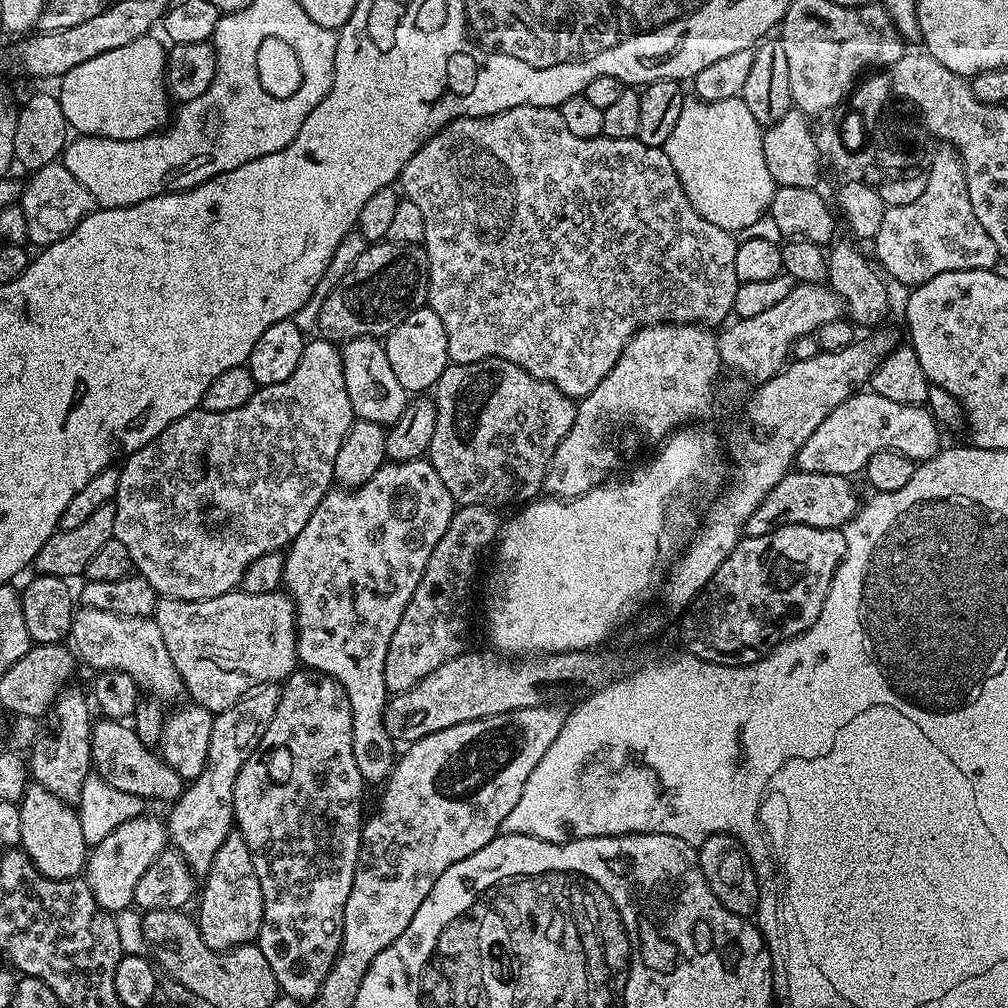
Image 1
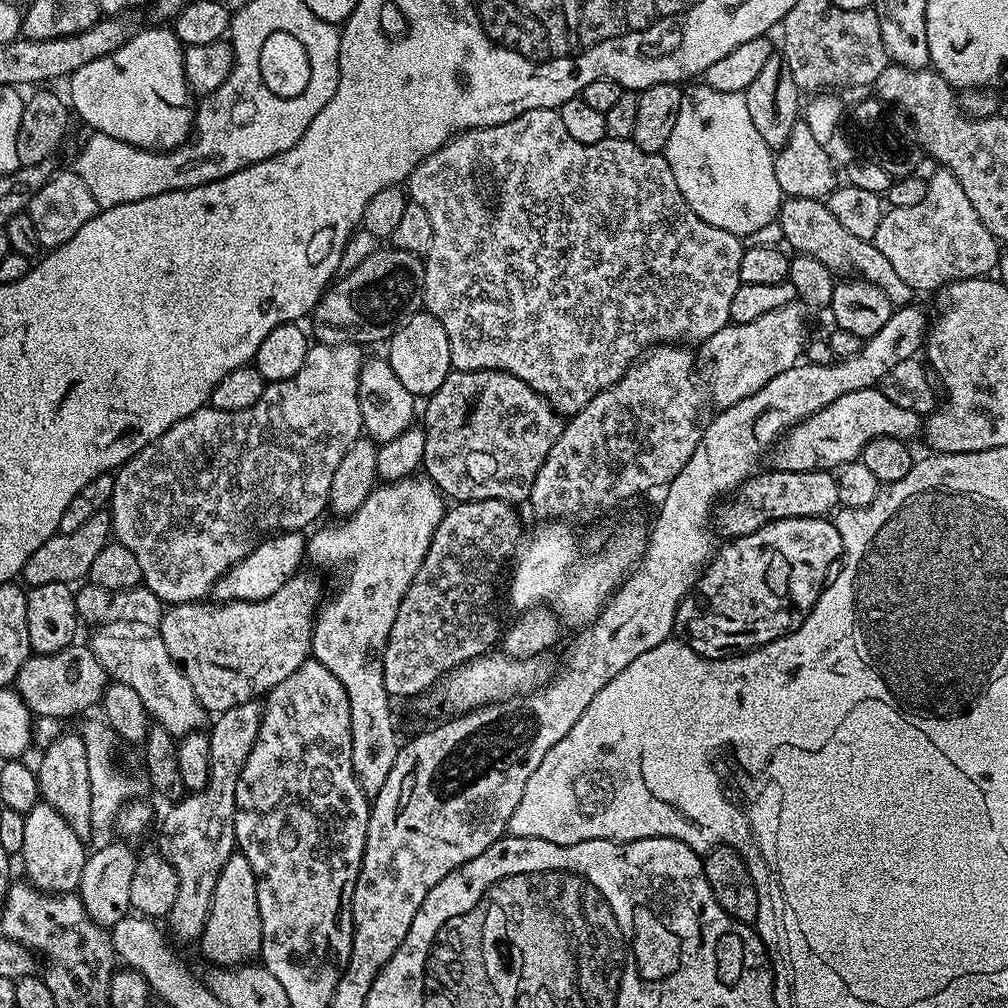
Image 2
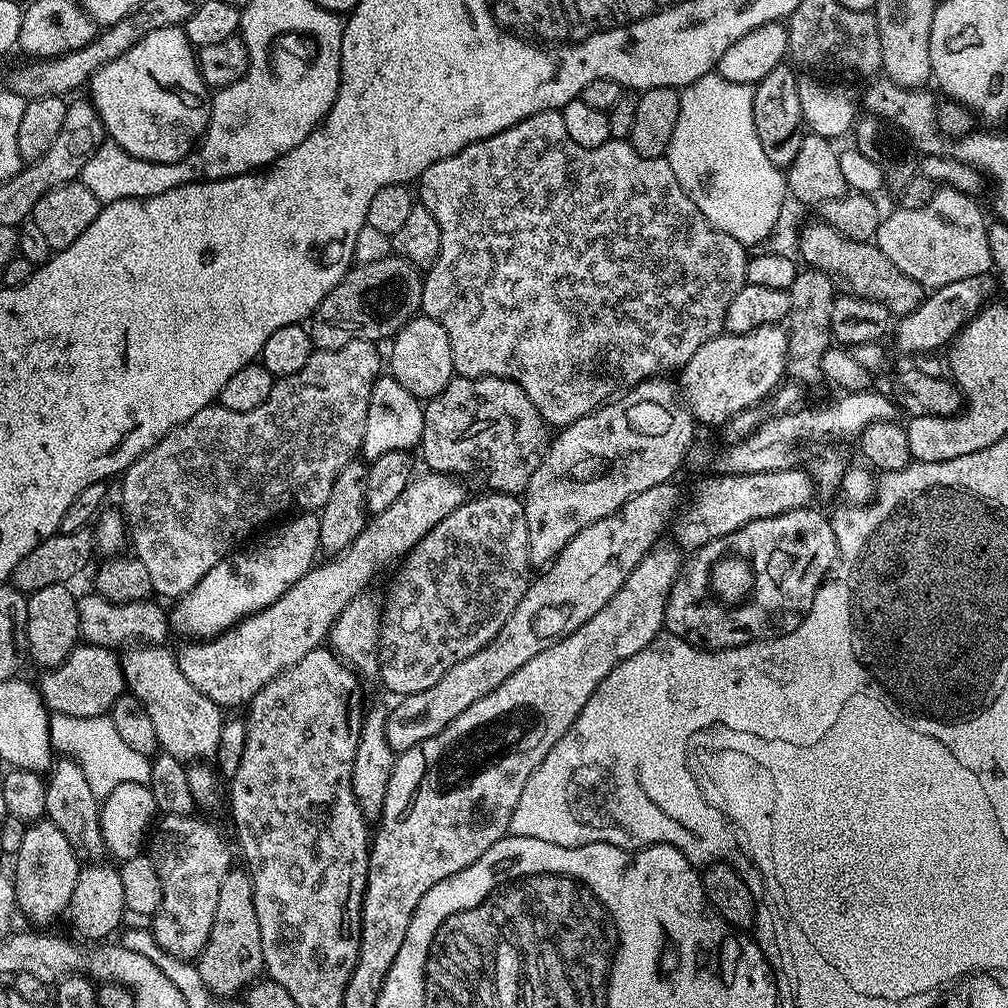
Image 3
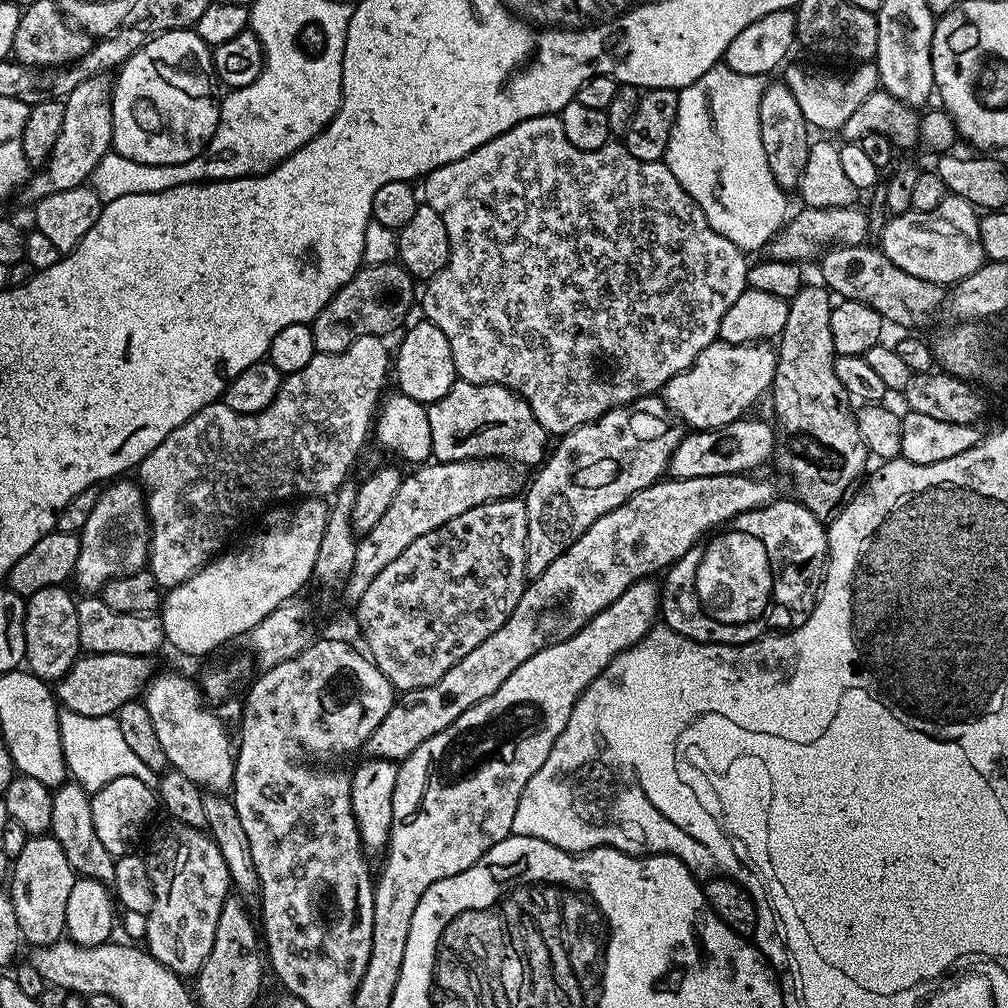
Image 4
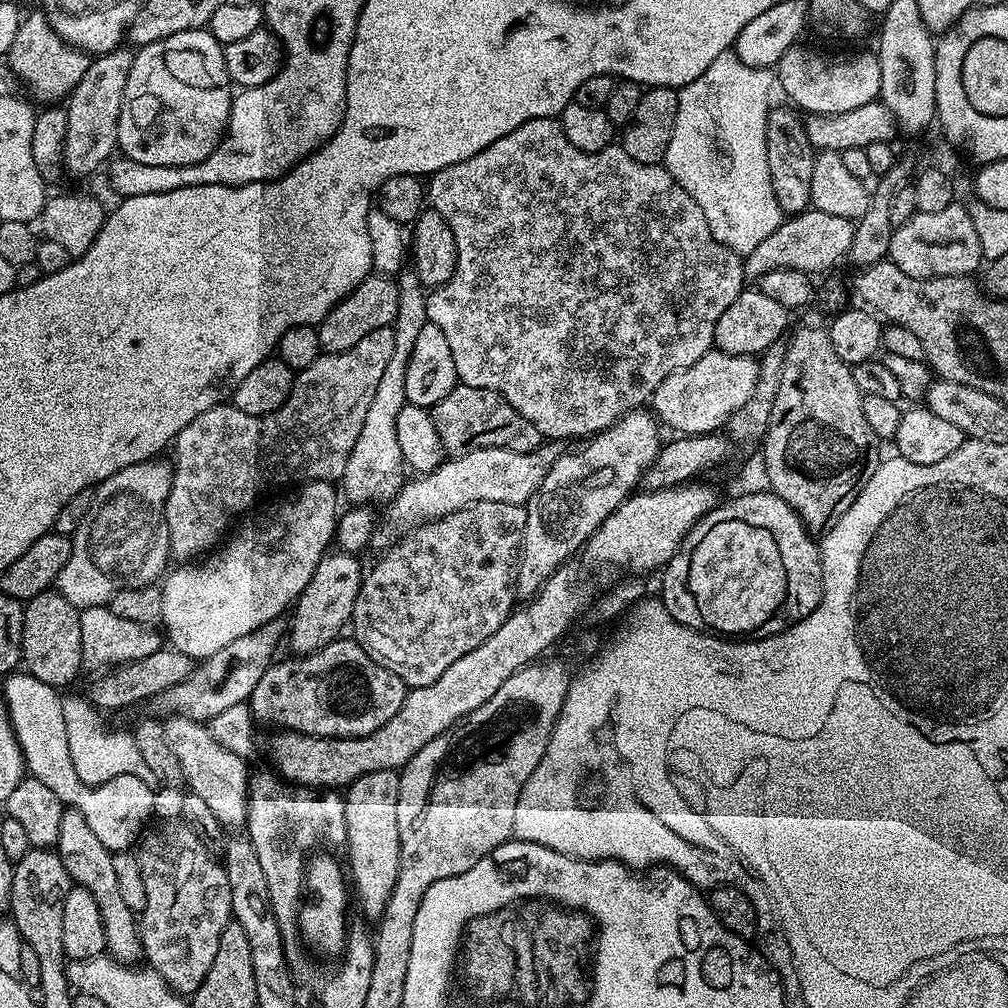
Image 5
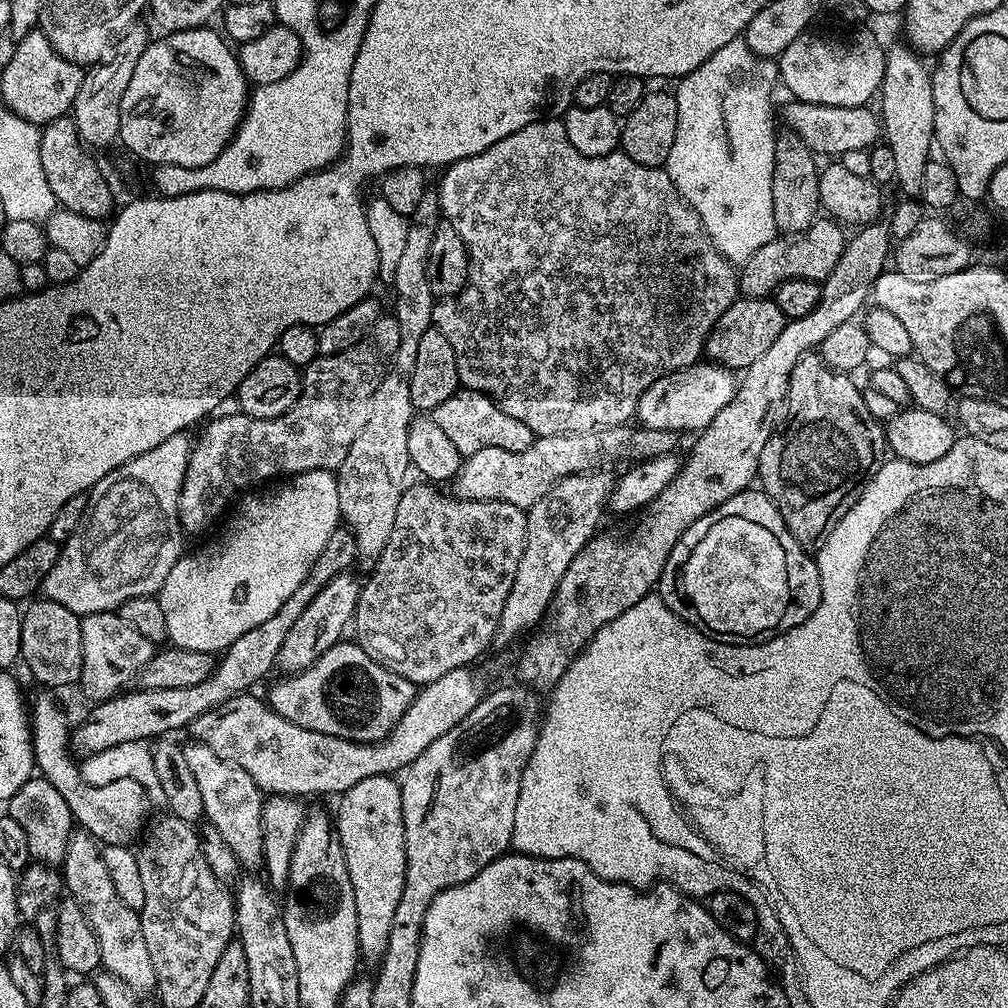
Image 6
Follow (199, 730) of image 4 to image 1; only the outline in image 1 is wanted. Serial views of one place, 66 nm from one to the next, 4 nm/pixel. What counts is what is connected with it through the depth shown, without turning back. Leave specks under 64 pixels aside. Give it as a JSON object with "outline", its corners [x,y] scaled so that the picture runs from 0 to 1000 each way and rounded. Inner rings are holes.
{"outline":[[[76,602],[71,609],[71,626],[69,628],[70,642],[74,650],[80,656],[83,655],[95,667],[108,667],[109,665],[121,665],[133,673],[133,677],[148,691],[156,695],[175,694],[184,689],[183,678],[173,665],[173,657],[169,657],[169,648],[165,645],[165,637],[161,637],[161,628],[157,626],[157,617],[151,611],[130,611],[129,609],[113,609],[105,605],[93,605],[92,603]]]}

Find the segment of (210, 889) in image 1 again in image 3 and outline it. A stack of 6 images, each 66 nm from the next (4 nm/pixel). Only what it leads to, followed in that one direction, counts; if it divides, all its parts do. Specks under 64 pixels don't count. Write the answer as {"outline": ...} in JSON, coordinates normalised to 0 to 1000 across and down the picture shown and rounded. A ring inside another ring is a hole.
{"outline":[[[231,860],[224,867],[224,871],[220,871],[220,879],[216,883],[216,899],[212,903],[212,919],[208,919],[208,931],[193,953],[200,972],[207,980],[209,987],[214,990],[234,987],[237,989],[243,981],[255,974],[257,964],[263,963],[260,950],[260,926],[256,923],[256,903],[252,903],[250,870],[241,860],[237,860]]]}

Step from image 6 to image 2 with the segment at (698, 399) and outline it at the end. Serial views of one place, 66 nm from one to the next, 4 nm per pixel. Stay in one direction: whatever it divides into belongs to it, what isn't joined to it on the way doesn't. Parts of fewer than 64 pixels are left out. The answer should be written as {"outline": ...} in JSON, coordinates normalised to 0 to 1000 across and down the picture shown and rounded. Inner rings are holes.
{"outline":[[[787,300],[748,315],[748,319],[728,321],[723,319],[712,331],[697,338],[698,353],[702,356],[702,381],[700,389],[711,406],[728,403],[736,395],[744,395],[748,387],[756,387],[764,375],[772,375],[776,367],[784,367],[799,348],[797,302]]]}

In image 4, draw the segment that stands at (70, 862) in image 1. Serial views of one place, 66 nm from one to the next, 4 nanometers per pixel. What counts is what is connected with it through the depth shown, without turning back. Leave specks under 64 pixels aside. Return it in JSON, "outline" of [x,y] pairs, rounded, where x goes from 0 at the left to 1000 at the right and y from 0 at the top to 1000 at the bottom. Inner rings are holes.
{"outline":[[[29,829],[26,839],[22,839],[22,847],[15,849],[10,861],[14,904],[18,919],[22,919],[22,927],[29,938],[41,940],[58,935],[64,928],[65,891],[69,891],[69,882],[75,872],[75,865],[69,855],[65,855],[65,846],[53,829]]]}

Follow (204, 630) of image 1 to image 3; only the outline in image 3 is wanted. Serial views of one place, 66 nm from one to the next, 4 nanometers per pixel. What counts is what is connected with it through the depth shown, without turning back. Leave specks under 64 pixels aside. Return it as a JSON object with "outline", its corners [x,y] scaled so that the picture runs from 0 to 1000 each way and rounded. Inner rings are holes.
{"outline":[[[428,466],[422,469],[422,472],[414,471],[406,478],[403,486],[395,490],[391,502],[372,509],[362,519],[359,530],[353,532],[353,536],[342,548],[322,555],[325,556],[322,560],[314,559],[300,573],[296,573],[296,577],[292,577],[292,581],[288,581],[288,585],[284,585],[284,589],[280,589],[276,597],[268,597],[268,601],[264,601],[259,607],[236,616],[232,622],[225,623],[216,631],[198,633],[193,637],[183,637],[187,639],[181,640],[177,645],[174,644],[173,650],[177,657],[177,665],[185,669],[188,681],[204,688],[204,692],[211,694],[219,704],[234,702],[237,698],[242,700],[250,695],[252,688],[256,688],[256,685],[260,685],[260,681],[264,681],[264,677],[271,675],[277,667],[282,667],[288,661],[300,657],[300,653],[304,653],[308,645],[318,642],[324,636],[325,627],[335,613],[335,609],[339,609],[339,605],[347,601],[350,593],[364,584],[361,582],[372,573],[373,566],[380,560],[387,559],[392,552],[397,554],[408,548],[409,543],[416,536],[423,530],[427,530],[427,526],[435,522],[435,518],[438,518],[438,514],[450,510],[450,506],[454,506],[454,502],[460,500],[462,489],[456,481],[459,479],[453,473],[441,472],[438,468]]]}

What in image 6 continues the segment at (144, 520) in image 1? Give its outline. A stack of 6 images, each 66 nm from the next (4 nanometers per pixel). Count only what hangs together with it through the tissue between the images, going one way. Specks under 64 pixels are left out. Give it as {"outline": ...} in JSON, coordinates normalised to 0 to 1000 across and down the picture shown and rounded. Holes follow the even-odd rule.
{"outline":[[[378,312],[375,319],[367,323],[363,335],[347,343],[347,347],[339,347],[330,353],[316,352],[301,362],[298,390],[288,407],[272,415],[233,411],[234,413],[215,412],[207,416],[197,426],[198,434],[193,434],[179,487],[179,522],[184,529],[204,527],[221,510],[226,496],[233,497],[251,482],[273,477],[270,475],[277,468],[279,473],[289,474],[308,466],[323,466],[328,469],[337,465],[343,450],[347,450],[347,442],[351,442],[351,435],[355,435],[355,427],[363,423],[363,411],[367,411],[367,395],[371,395],[371,387],[375,387],[375,379],[379,379],[384,371],[394,347],[395,319],[392,313]]]}

